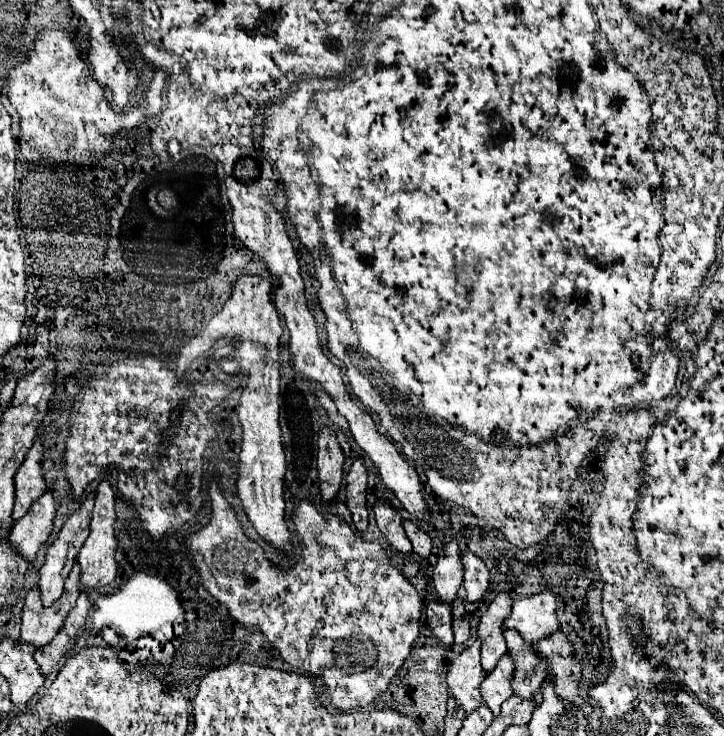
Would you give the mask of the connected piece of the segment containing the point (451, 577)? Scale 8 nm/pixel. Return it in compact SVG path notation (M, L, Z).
M450 540L448 544L444 544L442 552L438 554L432 580L442 602L452 602L458 596L458 590L462 586L464 570L462 570L460 556L462 556L462 550L456 540Z

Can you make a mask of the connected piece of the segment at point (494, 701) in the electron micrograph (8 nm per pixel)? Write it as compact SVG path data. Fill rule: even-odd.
M508 654L502 656L500 662L496 664L496 668L488 674L488 678L480 686L482 700L494 712L494 716L500 714L502 702L514 694L514 690L512 690L514 668L516 668L516 664L514 664L512 656L508 656Z

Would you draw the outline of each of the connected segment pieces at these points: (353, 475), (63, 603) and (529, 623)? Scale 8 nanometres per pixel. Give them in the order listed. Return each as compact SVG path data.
M358 456L346 474L346 504L352 512L354 526L364 532L368 526L368 510L366 510L366 488L368 488L368 472L364 468L364 460Z
M74 562L66 582L64 582L64 594L60 600L56 600L52 606L44 606L40 598L40 588L34 586L26 598L22 608L22 640L28 644L34 644L36 648L48 644L56 632L62 628L66 614L74 608L76 598L80 596L80 564Z
M544 588L538 594L514 600L512 614L504 620L504 628L516 628L526 642L536 644L548 632L560 626L558 616L558 594Z

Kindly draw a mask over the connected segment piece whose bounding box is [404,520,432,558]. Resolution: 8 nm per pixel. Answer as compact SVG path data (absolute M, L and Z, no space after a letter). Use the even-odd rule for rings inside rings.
M410 520L404 522L404 528L406 528L408 538L412 540L414 552L416 552L420 558L428 558L430 552L432 552L432 538L430 538L424 530L420 530L420 526L416 526L416 524L410 522Z

